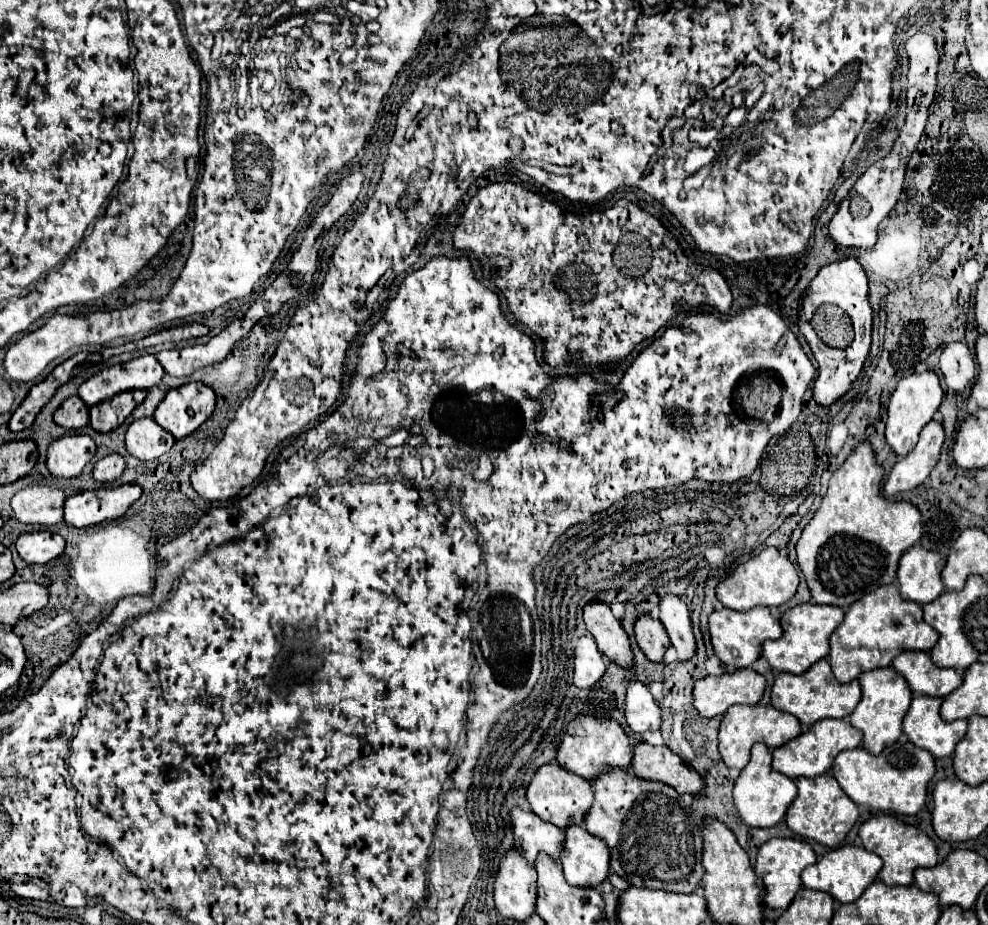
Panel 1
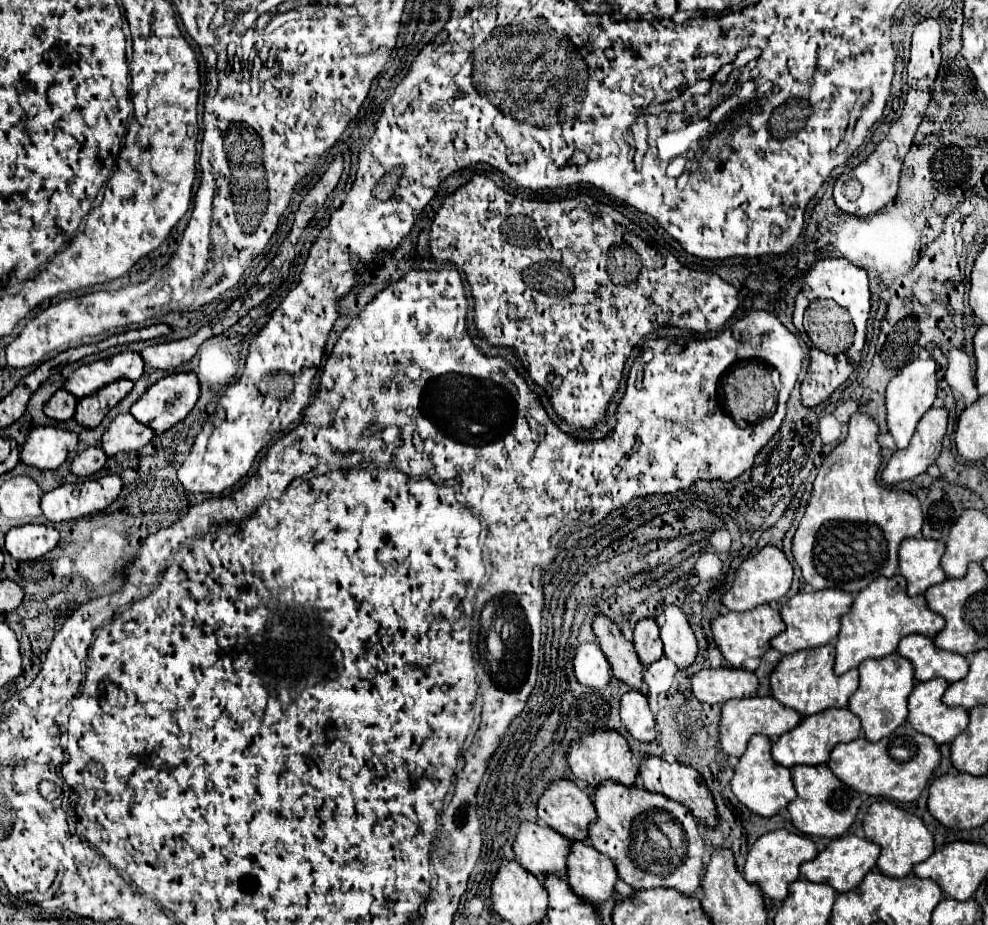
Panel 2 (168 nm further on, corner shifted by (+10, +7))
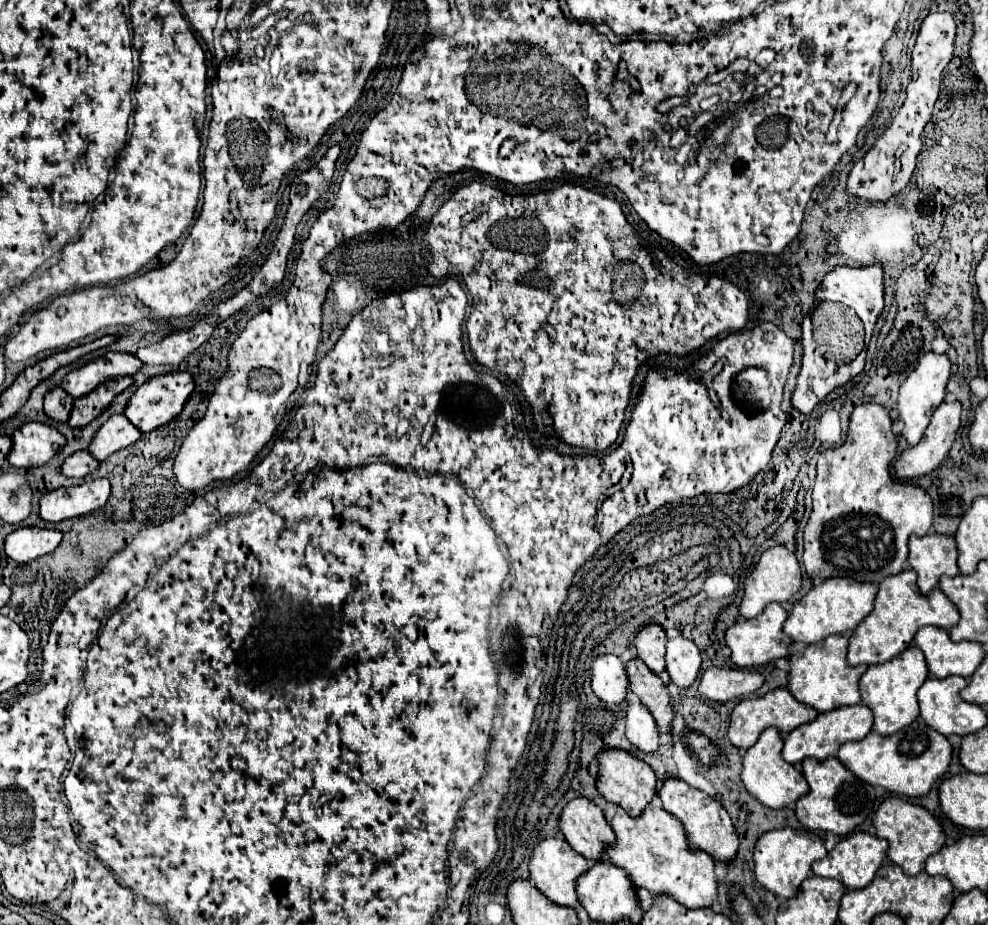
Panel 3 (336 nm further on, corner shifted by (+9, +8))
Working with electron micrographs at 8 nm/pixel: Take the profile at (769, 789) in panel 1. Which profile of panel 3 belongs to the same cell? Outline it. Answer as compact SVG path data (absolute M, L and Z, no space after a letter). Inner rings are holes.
M770 727L766 731L762 731L760 739L756 741L756 745L752 745L746 755L744 755L744 769L742 769L742 781L746 785L746 789L762 801L762 805L772 807L772 809L780 809L780 807L788 807L790 803L798 801L802 795L808 793L808 783L802 777L802 773L790 765L788 761L784 761L782 757L782 735L776 727Z

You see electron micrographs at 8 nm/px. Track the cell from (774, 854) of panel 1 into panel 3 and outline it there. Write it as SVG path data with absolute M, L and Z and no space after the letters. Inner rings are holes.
M774 829L764 833L754 849L754 863L756 863L756 881L762 883L768 891L778 897L792 897L800 883L812 873L812 863L826 855L826 847L820 835L800 831L800 829Z

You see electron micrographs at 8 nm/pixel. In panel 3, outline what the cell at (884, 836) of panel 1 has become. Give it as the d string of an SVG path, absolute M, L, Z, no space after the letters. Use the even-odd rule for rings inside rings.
M888 797L874 815L876 835L890 843L888 857L894 865L900 865L908 875L918 875L930 855L942 849L946 837L940 823L920 805L912 805L900 797Z

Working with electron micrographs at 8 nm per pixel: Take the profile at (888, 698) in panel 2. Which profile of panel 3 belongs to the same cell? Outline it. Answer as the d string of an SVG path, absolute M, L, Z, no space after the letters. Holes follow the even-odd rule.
M910 645L906 651L902 651L902 655L898 655L886 665L868 667L868 671L860 677L860 695L862 703L874 713L874 731L878 731L880 735L892 735L918 717L920 707L916 693L928 679L928 675L930 673L926 667L926 659L916 645Z

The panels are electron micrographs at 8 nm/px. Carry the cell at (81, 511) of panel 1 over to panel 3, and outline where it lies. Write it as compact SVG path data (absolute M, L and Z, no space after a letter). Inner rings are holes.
M94 479L76 487L60 487L40 499L40 519L60 523L64 519L72 519L104 507L108 497L108 479Z

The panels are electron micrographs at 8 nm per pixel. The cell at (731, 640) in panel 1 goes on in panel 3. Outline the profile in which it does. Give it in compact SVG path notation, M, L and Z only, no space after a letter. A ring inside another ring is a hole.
M772 603L764 609L764 613L760 617L748 619L748 621L740 619L736 625L732 625L726 631L726 643L732 649L732 661L742 669L752 669L752 667L768 665L774 659L788 657L792 639L782 631L786 617L788 617L788 611L780 603Z

